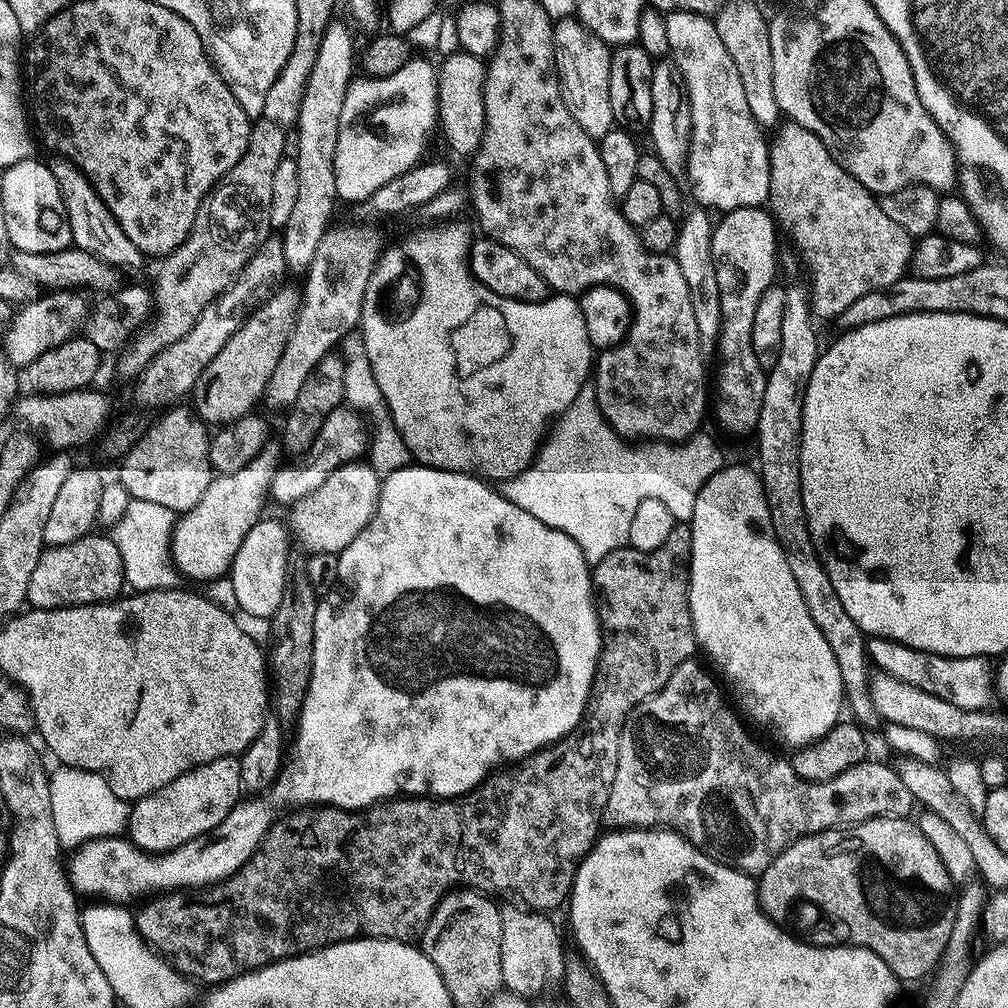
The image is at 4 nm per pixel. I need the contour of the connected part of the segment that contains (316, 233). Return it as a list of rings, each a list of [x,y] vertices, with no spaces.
[[[332,20],[325,28],[318,48],[317,61],[307,79],[306,91],[299,107],[294,142],[294,159],[298,166],[297,203],[280,234],[286,269],[298,276],[305,275],[314,260],[315,251],[328,231],[330,218],[339,196],[334,179],[334,153],[338,144],[338,127],[342,105],[356,72],[356,48],[347,26]]]

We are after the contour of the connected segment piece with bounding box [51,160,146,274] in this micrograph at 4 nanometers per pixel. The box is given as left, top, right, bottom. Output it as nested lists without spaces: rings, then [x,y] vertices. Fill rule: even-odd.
[[[58,160],[58,163],[51,165],[51,170],[58,182],[59,194],[70,222],[72,244],[113,269],[118,268],[128,274],[138,273],[146,263],[144,253],[126,237],[117,220],[110,214],[109,208],[98,198],[92,184],[81,174],[80,169],[71,161]]]

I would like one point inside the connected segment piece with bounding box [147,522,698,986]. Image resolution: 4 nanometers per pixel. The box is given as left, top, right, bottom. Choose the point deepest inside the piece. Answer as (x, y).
(324, 875)

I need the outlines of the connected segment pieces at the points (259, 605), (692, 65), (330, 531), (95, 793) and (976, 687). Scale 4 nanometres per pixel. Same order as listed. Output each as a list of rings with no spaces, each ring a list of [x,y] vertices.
[[[261,518],[257,524],[242,538],[242,546],[238,546],[238,554],[234,554],[234,562],[230,569],[230,582],[234,586],[234,598],[237,609],[248,616],[257,616],[267,621],[278,610],[278,602],[282,602],[282,590],[286,586],[288,558],[290,555],[290,532],[276,520]]]
[[[670,12],[664,17],[666,35],[670,37],[670,56],[678,66],[686,82],[692,111],[692,141],[688,155],[687,179],[692,180],[692,192],[699,207],[715,210],[723,214],[736,208],[758,208],[767,205],[772,191],[772,164],[770,148],[764,145],[760,126],[754,114],[750,114],[750,105],[742,90],[742,81],[738,79],[738,70],[726,54],[726,45],[718,38],[715,23],[707,16],[689,12]]]
[[[359,460],[344,464],[338,470],[334,470],[322,486],[314,490],[314,494],[306,494],[306,498],[291,505],[291,535],[302,540],[305,544],[303,547],[309,553],[339,555],[339,552],[345,549],[362,529],[368,527],[380,501],[381,483],[382,478],[367,461]]]
[[[60,766],[57,769],[57,772],[53,771],[50,776],[50,807],[54,813],[54,830],[58,833],[61,849],[77,850],[92,840],[105,840],[108,836],[119,837],[127,827],[130,804],[129,801],[118,798],[114,790],[110,790],[108,777],[81,768]]]
[[[874,636],[868,640],[868,659],[887,676],[893,676],[906,686],[918,686],[946,702],[954,702],[954,706],[984,708],[987,705],[994,676],[990,668],[988,672],[989,661],[985,657],[954,658],[930,654],[889,640],[887,636]]]

